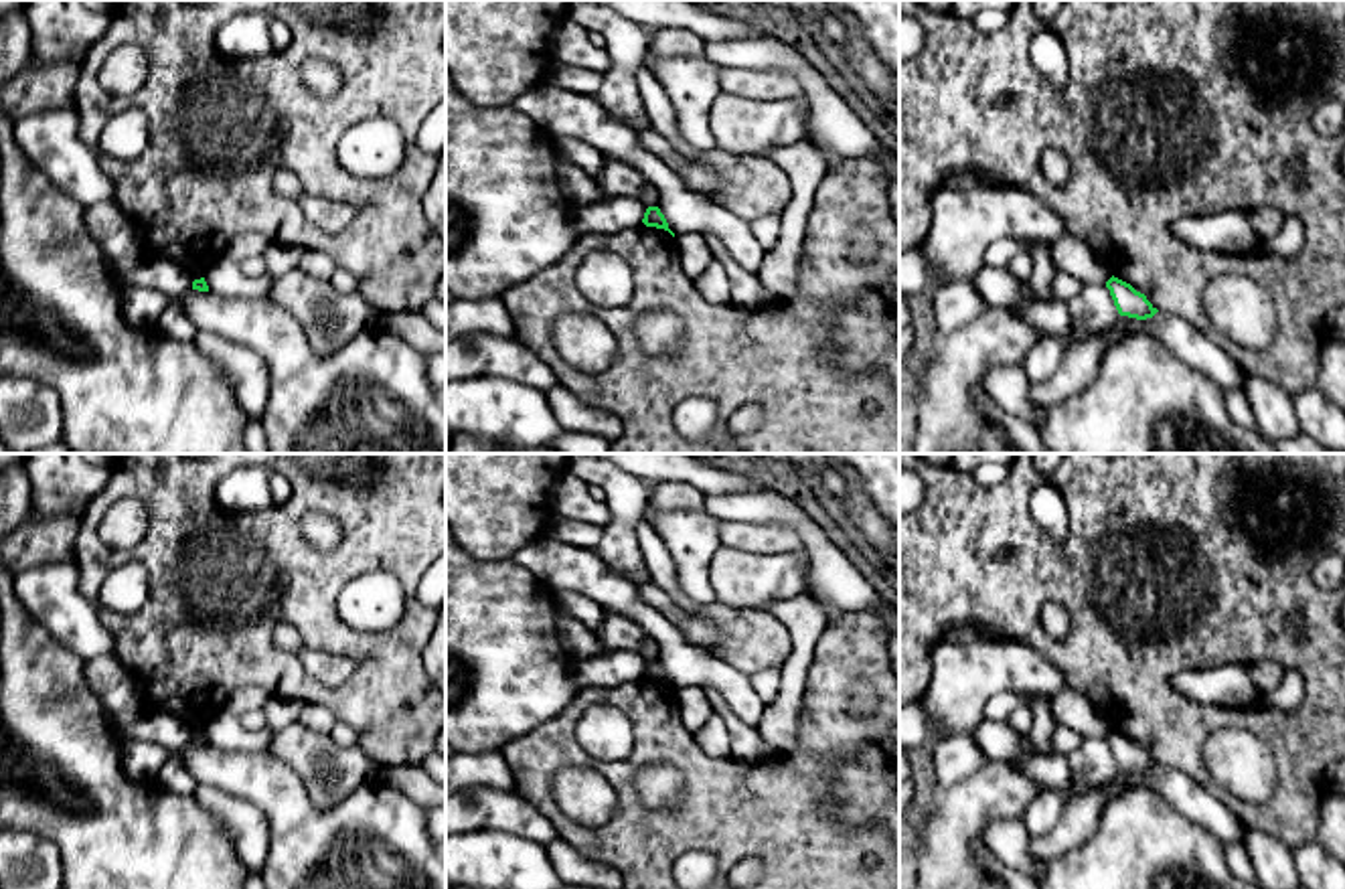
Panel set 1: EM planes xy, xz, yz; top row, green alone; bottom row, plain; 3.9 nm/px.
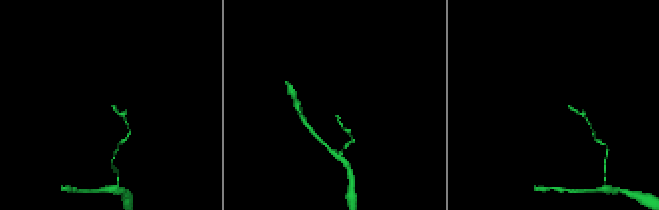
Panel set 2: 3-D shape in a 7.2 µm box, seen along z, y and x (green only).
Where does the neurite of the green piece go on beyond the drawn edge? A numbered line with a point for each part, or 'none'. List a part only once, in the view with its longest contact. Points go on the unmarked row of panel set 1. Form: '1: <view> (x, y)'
none

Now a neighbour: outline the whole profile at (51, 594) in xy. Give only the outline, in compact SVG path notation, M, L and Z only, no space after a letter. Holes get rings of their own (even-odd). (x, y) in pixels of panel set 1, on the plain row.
M75 559L14 573L14 589L32 618L83 660L113 654L111 632L99 620L95 603L79 591Z

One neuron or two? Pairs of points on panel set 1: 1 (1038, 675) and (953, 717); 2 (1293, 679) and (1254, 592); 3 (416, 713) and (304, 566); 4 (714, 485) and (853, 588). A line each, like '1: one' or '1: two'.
1: one
2: two
3: one
4: two

